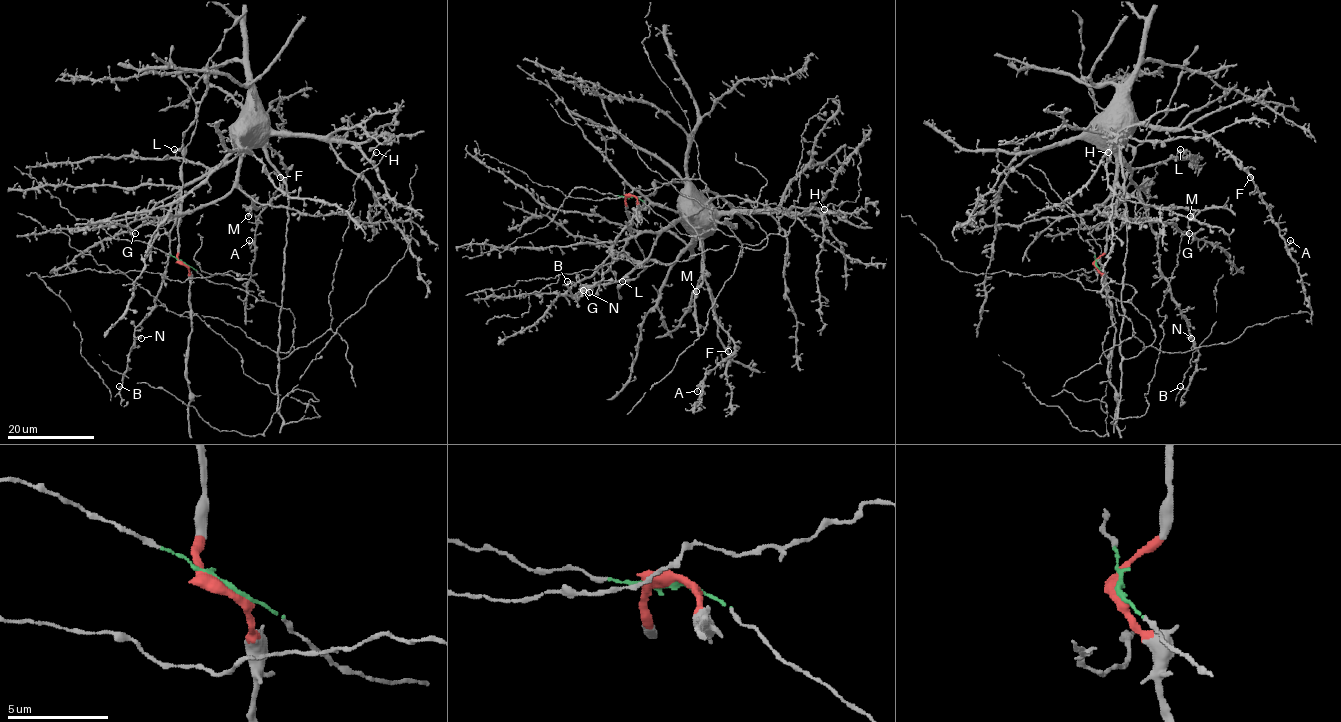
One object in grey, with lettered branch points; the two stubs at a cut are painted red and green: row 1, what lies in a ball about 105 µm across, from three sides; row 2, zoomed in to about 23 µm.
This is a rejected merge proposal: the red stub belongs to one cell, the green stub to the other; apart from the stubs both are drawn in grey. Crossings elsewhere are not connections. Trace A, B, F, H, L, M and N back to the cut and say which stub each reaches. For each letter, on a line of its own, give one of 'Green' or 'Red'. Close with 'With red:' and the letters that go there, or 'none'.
A: Green
B: Green
F: Green
H: Green
L: Green
M: Green
N: Green
With red: none

